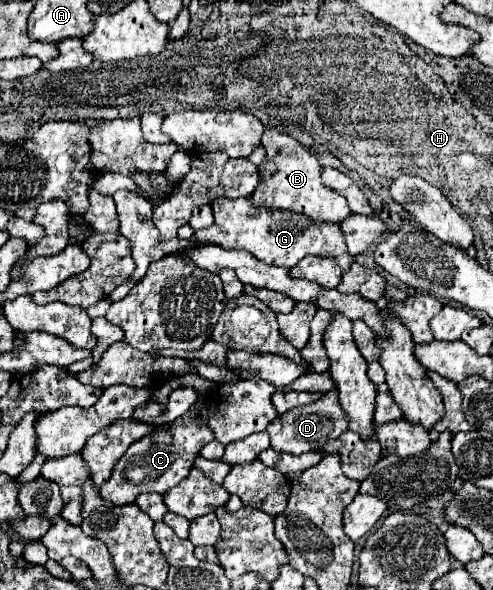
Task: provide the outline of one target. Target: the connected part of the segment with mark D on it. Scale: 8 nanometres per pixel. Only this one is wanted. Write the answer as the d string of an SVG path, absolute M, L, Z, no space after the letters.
M336 390L326 392L314 404L300 406L296 410L290 410L288 414L278 416L276 422L272 422L272 426L268 426L272 448L276 452L288 452L294 456L300 456L300 454L310 452L310 450L320 450L320 446L324 446L324 442L338 438L346 430L348 430L348 418L344 418L344 412L340 410Z

